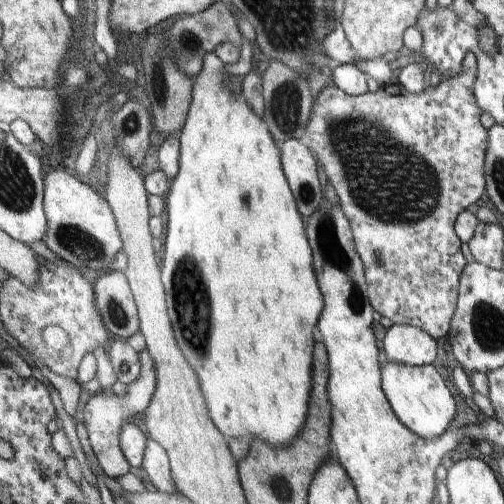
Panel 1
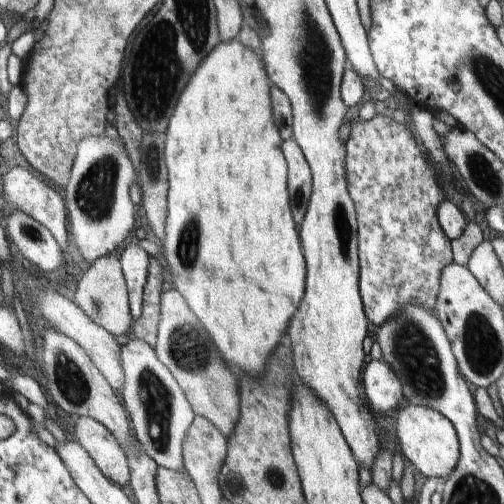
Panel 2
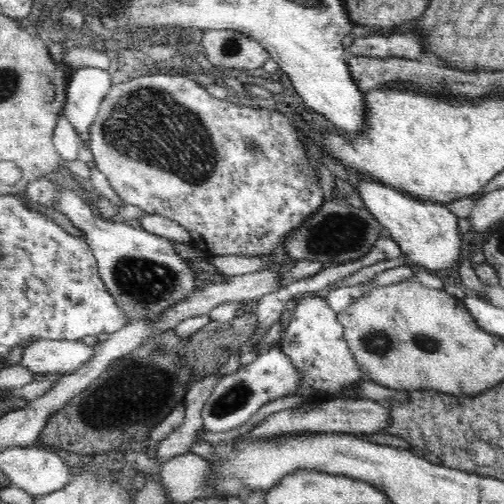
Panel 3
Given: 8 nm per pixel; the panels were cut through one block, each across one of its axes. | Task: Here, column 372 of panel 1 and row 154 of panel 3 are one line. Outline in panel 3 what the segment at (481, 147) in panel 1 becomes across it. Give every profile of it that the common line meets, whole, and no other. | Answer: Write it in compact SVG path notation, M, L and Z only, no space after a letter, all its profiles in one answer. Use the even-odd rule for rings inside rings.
M182 72L180 76L138 76L128 82L114 84L112 90L106 94L100 112L96 114L96 120L90 128L90 150L98 172L108 178L112 190L120 196L120 200L124 200L124 204L134 204L142 208L144 214L162 214L164 218L172 218L174 222L182 224L192 234L192 244L200 252L210 256L270 256L278 246L286 242L290 232L298 230L298 226L302 226L302 222L306 222L306 218L318 212L324 204L324 192L320 186L318 170L308 158L308 148L302 144L298 126L288 116L268 108L256 110L250 106L240 106L228 100L214 98L206 92L206 88L202 88L196 80L188 78L188 74Z

